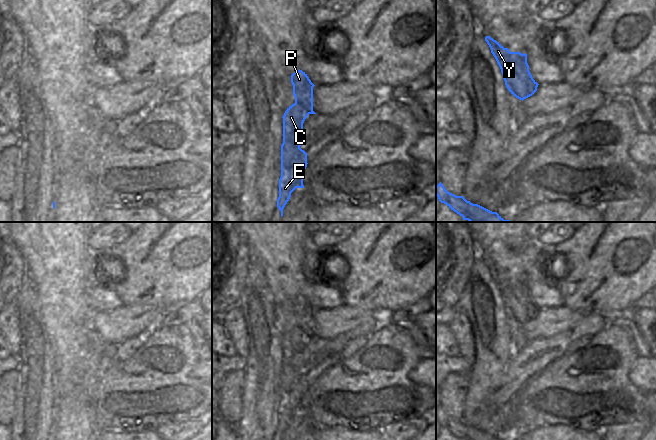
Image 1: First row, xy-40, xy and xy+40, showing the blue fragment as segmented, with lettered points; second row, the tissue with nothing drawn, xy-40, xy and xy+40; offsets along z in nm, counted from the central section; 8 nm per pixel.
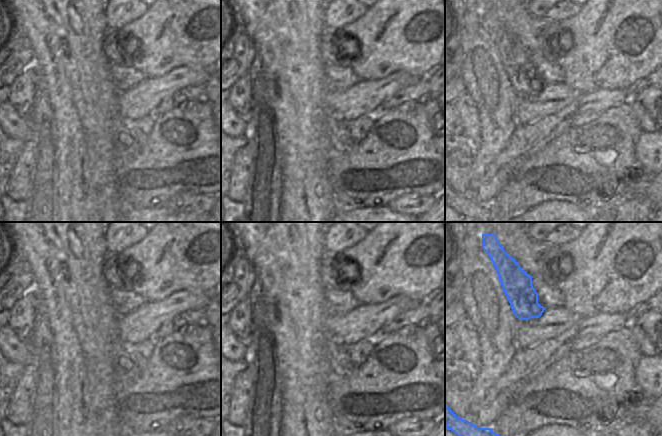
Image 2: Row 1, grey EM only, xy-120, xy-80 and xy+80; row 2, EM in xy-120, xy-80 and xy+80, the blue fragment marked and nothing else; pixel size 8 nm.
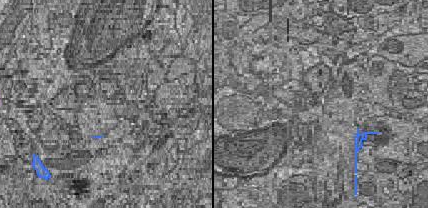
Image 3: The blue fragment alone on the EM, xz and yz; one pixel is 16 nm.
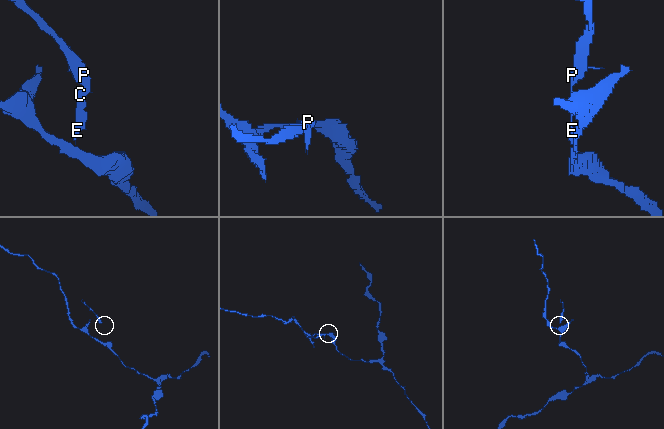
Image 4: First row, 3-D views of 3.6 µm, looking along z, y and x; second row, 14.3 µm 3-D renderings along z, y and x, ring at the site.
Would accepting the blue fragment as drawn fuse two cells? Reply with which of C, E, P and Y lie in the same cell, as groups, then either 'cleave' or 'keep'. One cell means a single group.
C E / P Y; cleave

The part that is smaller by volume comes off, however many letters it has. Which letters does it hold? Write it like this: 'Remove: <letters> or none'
Remove: P, Y.

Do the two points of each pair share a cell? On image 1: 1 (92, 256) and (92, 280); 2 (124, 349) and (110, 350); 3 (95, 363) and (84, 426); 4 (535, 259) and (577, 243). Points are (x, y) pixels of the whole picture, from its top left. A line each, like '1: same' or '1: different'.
1: same
2: different
3: same
4: different

